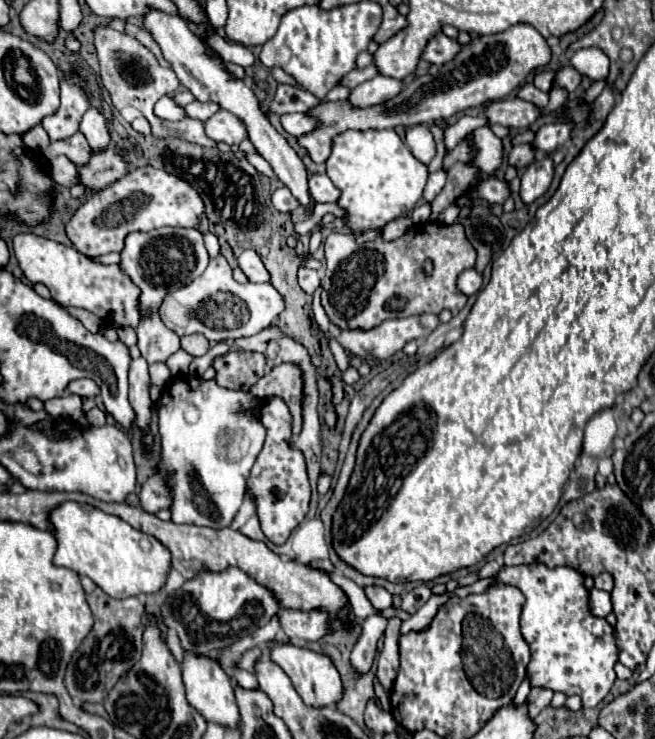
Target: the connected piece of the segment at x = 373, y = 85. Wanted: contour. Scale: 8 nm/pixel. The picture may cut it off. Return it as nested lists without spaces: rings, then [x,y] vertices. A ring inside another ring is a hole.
[[[377,74],[375,78],[353,88],[349,100],[353,102],[353,106],[375,106],[387,102],[389,98],[395,98],[401,92],[401,88],[403,88],[403,80]]]

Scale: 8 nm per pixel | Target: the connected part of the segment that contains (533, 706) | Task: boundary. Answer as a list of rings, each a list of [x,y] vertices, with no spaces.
[[[531,688],[527,700],[525,700],[525,706],[527,706],[527,712],[529,712],[529,718],[533,720],[543,708],[549,706],[553,698],[553,690],[545,690],[545,688]]]

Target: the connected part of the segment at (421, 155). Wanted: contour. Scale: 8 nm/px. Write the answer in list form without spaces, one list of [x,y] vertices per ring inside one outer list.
[[[421,124],[421,126],[413,126],[407,130],[407,146],[411,148],[413,156],[419,158],[421,162],[429,164],[437,152],[435,148],[435,140],[433,140],[433,134],[429,130],[429,126]]]

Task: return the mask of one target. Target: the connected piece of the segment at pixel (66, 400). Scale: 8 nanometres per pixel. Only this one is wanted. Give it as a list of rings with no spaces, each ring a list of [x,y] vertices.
[[[75,394],[69,396],[59,396],[59,398],[51,398],[45,402],[45,412],[51,414],[53,418],[81,418],[83,416],[83,408],[81,408],[81,398]]]

